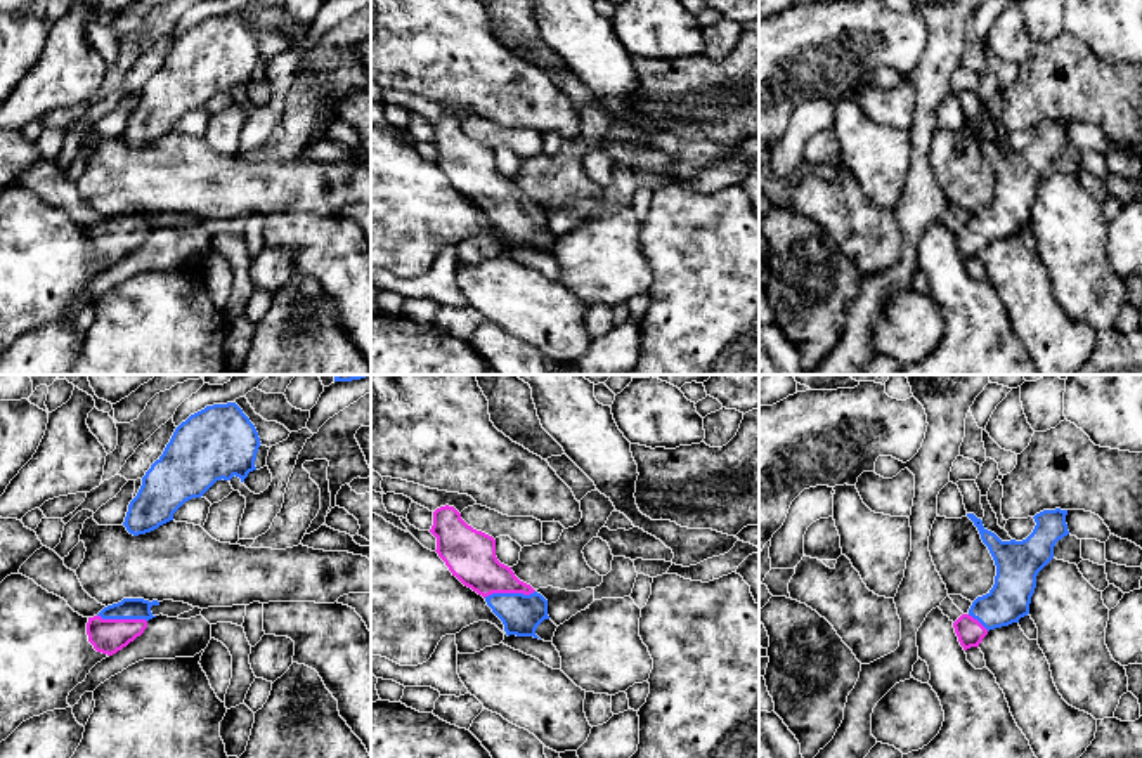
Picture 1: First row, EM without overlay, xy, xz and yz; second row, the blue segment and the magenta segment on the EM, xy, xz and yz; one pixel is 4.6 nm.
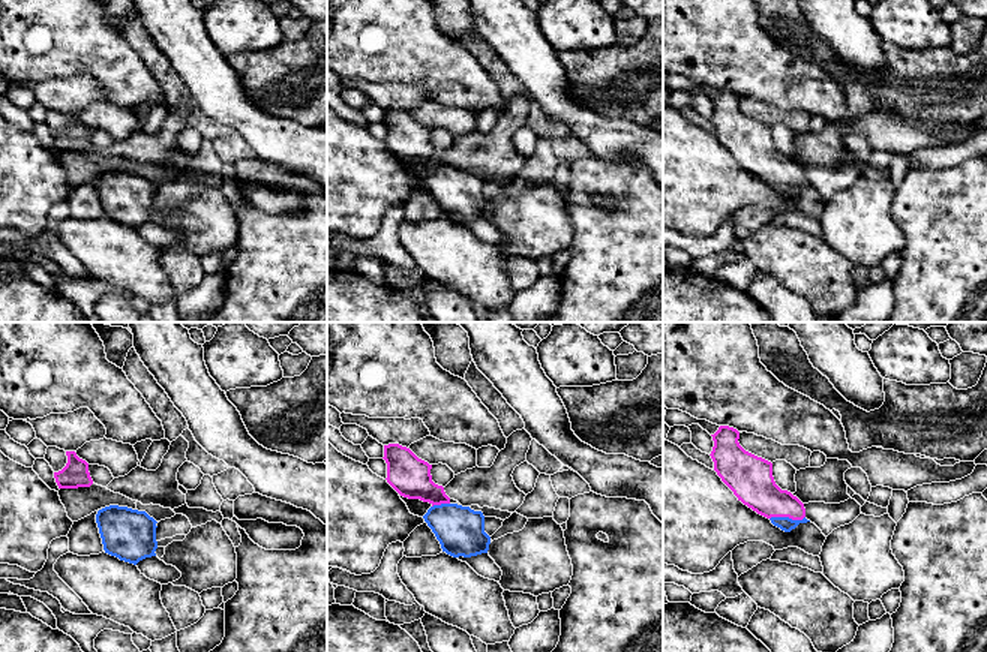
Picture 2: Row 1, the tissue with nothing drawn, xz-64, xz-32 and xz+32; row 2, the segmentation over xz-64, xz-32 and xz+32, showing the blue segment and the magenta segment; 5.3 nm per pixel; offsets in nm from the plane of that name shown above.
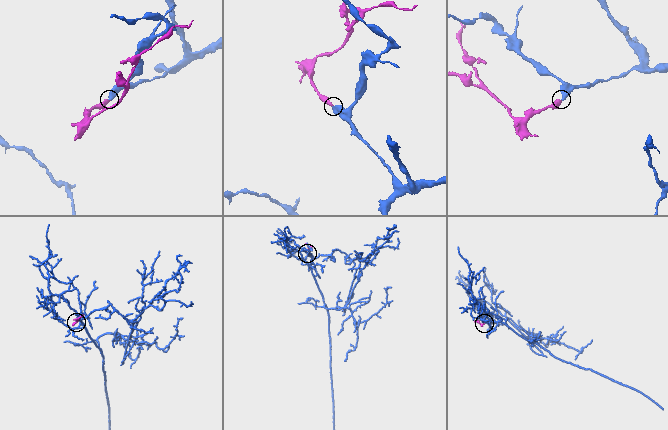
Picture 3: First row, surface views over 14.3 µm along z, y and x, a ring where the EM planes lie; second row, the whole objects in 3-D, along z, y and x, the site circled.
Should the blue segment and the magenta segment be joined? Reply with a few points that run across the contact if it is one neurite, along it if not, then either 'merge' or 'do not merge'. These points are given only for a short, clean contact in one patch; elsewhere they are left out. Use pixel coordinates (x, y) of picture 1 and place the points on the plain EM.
xz (520, 226), (520, 219), (508, 205), (470, 167) | merge

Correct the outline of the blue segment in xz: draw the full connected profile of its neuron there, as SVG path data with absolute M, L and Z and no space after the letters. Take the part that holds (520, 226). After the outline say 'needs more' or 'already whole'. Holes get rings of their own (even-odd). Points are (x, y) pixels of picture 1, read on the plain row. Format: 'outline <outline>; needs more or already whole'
outline M449 116L433 123L430 144L452 187L485 210L508 248L539 250L537 238L549 231L548 212L497 172L492 147L468 137Z; needs more

